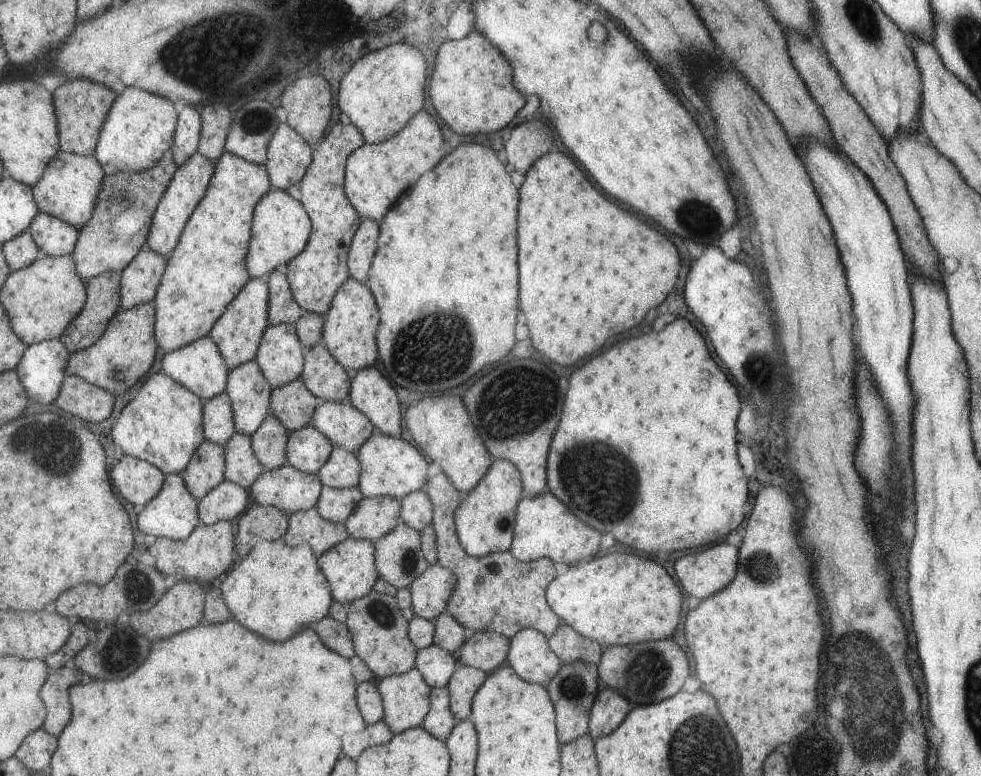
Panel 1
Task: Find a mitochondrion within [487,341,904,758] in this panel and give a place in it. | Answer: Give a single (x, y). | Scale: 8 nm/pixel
(590, 465)

